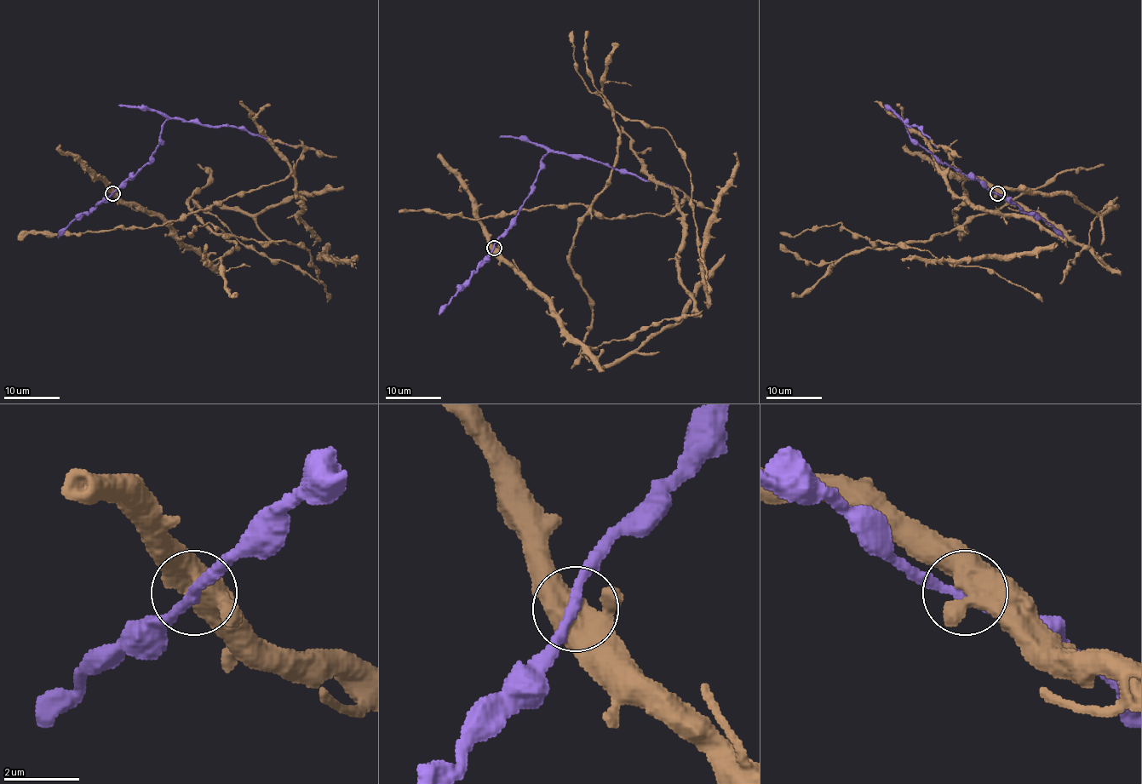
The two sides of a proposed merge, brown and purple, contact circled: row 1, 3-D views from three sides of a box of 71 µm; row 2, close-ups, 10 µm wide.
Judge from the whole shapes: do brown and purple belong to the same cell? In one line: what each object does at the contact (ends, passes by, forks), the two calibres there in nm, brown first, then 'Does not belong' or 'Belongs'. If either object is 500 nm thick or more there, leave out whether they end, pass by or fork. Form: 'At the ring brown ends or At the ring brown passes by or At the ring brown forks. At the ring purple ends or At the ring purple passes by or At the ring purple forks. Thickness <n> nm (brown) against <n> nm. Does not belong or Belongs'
At the ring brown forks. At the ring purple passes by. Thickness 480 nm (brown) against 280 nm. Belongs

